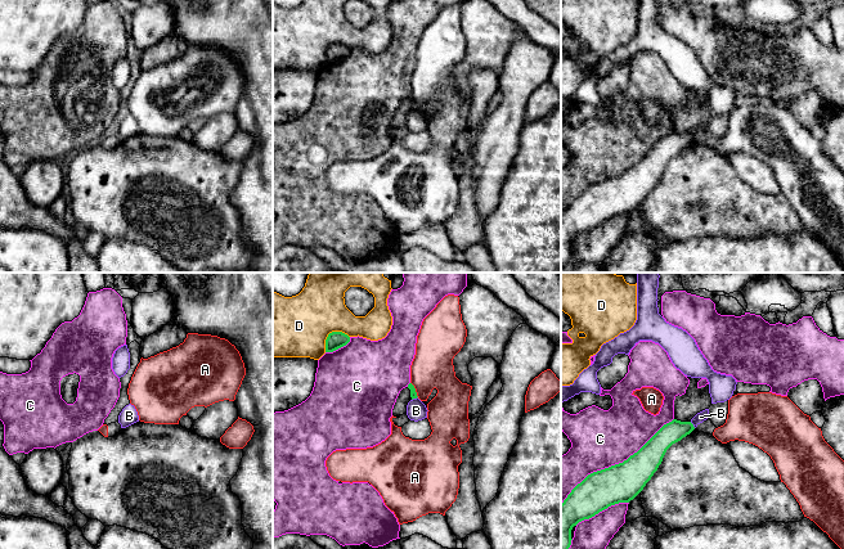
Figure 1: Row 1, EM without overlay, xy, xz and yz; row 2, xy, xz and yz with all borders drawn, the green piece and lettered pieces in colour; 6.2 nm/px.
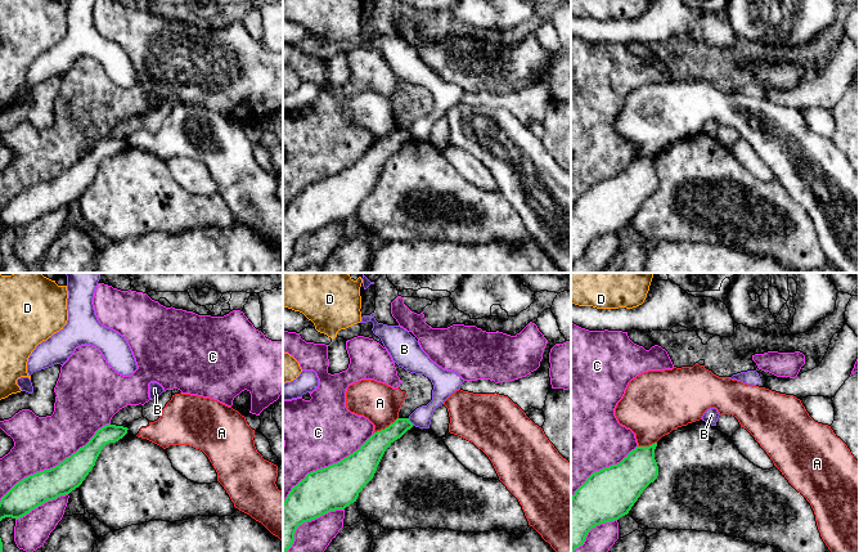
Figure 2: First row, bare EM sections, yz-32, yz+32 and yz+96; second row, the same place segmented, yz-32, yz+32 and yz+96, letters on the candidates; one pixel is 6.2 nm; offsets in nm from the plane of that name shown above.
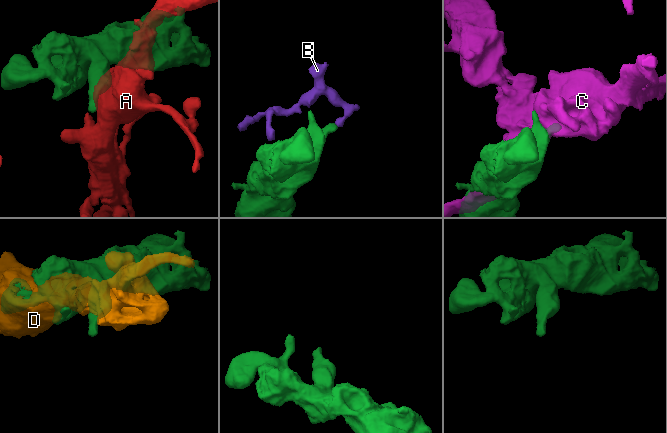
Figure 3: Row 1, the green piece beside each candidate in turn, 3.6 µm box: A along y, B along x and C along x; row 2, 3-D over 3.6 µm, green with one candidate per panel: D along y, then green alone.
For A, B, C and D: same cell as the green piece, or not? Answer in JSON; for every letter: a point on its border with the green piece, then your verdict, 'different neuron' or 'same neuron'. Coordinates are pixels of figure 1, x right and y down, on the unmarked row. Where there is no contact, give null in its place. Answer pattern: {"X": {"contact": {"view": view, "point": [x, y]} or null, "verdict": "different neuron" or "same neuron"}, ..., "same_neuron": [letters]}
{"A": {"contact": {"view": "xz", "point": [414, 102]}, "verdict": "different neuron"}, "B": {"contact": {"view": "yz", "point": [692, 136]}, "verdict": "different neuron"}, "C": {"contact": {"view": "yz", "point": [615, 176]}, "verdict": "different neuron"}, "D": {"contact": {"view": "xz", "point": [330, 45]}, "verdict": "different neuron"}, "same_neuron": []}

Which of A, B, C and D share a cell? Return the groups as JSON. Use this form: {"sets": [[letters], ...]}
{"sets": [["A"], ["B"], ["C"], ["D"]]}

